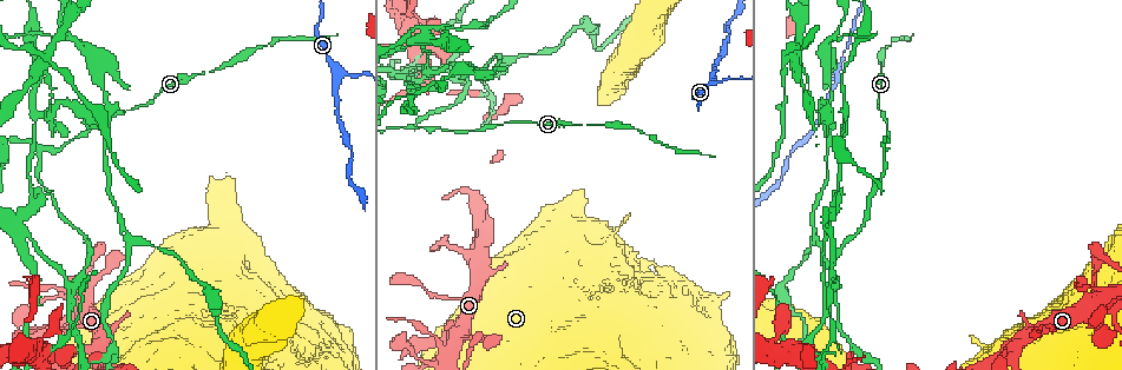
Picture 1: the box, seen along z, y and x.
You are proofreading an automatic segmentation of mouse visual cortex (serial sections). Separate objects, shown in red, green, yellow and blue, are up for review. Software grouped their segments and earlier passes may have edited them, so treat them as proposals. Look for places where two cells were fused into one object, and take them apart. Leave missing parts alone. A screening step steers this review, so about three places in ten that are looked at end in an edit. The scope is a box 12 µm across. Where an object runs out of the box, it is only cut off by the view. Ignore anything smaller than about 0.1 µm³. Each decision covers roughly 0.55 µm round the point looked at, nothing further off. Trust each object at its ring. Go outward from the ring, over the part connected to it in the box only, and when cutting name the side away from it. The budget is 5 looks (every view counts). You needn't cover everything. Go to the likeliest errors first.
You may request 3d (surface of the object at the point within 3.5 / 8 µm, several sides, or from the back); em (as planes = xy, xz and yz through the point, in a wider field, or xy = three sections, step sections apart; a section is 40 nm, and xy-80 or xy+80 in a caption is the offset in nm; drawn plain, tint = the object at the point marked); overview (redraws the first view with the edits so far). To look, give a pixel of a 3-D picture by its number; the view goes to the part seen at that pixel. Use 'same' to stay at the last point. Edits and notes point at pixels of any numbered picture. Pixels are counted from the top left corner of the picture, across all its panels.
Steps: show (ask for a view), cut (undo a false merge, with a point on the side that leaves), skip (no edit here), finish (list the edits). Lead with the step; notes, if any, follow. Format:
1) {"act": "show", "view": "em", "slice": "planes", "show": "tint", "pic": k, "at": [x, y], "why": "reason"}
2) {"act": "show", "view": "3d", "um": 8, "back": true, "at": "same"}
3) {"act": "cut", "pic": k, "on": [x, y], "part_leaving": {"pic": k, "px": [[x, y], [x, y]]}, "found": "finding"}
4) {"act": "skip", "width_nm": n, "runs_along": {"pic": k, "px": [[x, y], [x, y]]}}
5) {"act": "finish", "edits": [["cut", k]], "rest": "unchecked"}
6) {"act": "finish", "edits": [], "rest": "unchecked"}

{"act": "show", "view": "3d", "um": 3.5, "pic": 1, "at": [423, 126], "why": "abrupt turn"}

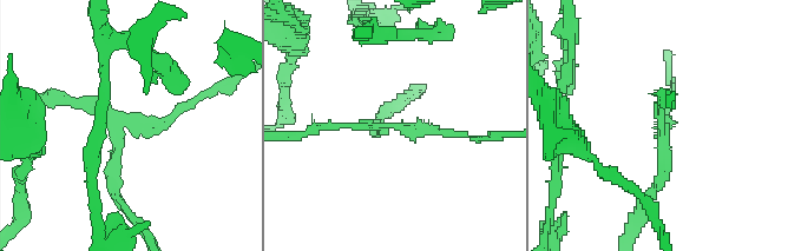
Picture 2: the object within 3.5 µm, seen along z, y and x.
{"act": "show", "view": "em", "slice": "xy", "step": 3, "show": "tint", "pic": 2, "at": [133, 118], "arms": 3, "arm_widths_nm": [100, 100, 200], "why": "shape alone is not enough"}

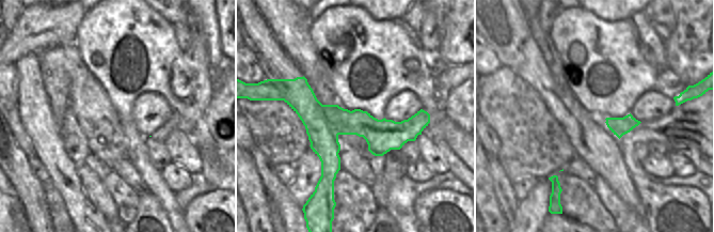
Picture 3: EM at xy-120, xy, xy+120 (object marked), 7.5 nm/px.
{"act": "show", "view": "em", "slice": "xy", "step": 1, "show": "tint", "at": "same", "why": "another direction"}

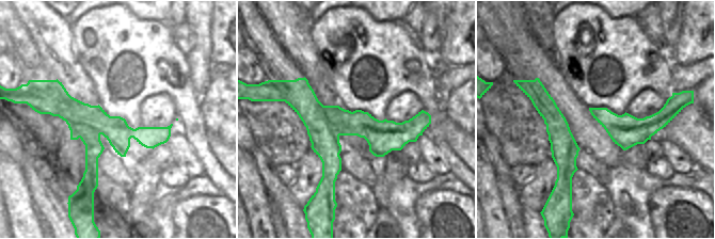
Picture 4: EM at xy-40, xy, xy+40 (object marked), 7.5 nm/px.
{"act": "cut", "pic": 2, "on": [665, 167], "found": "a second cell is stuck on"}

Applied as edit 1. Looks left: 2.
{"act": "show", "view": "3d", "um": 8, "pic": 1, "at": [835, 71], "why": "calibre changes"}

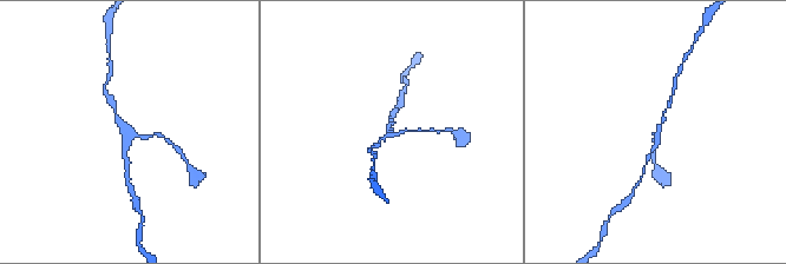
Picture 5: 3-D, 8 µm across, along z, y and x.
{"act": "show", "view": "em", "slice": "xy", "step": 3, "show": "tint", "pic": 5, "at": [130, 130], "why": "now the EM"}

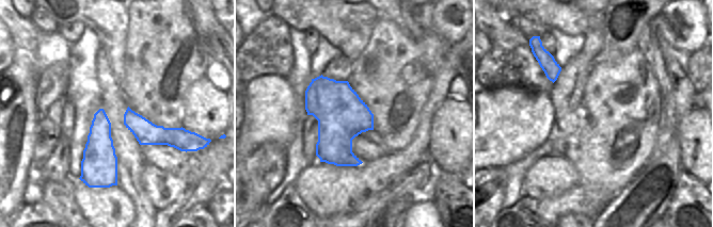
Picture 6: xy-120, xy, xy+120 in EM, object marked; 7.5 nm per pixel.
{"act": "skip", "runs_along": {"pic": 5, "px": [[669, 104], [657, 132], [657, 144], [646, 164]]}, "found": "one cell here"}

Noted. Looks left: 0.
{"act": "finish", "edits": [["cut", 2]], "rest": "unchecked"}

